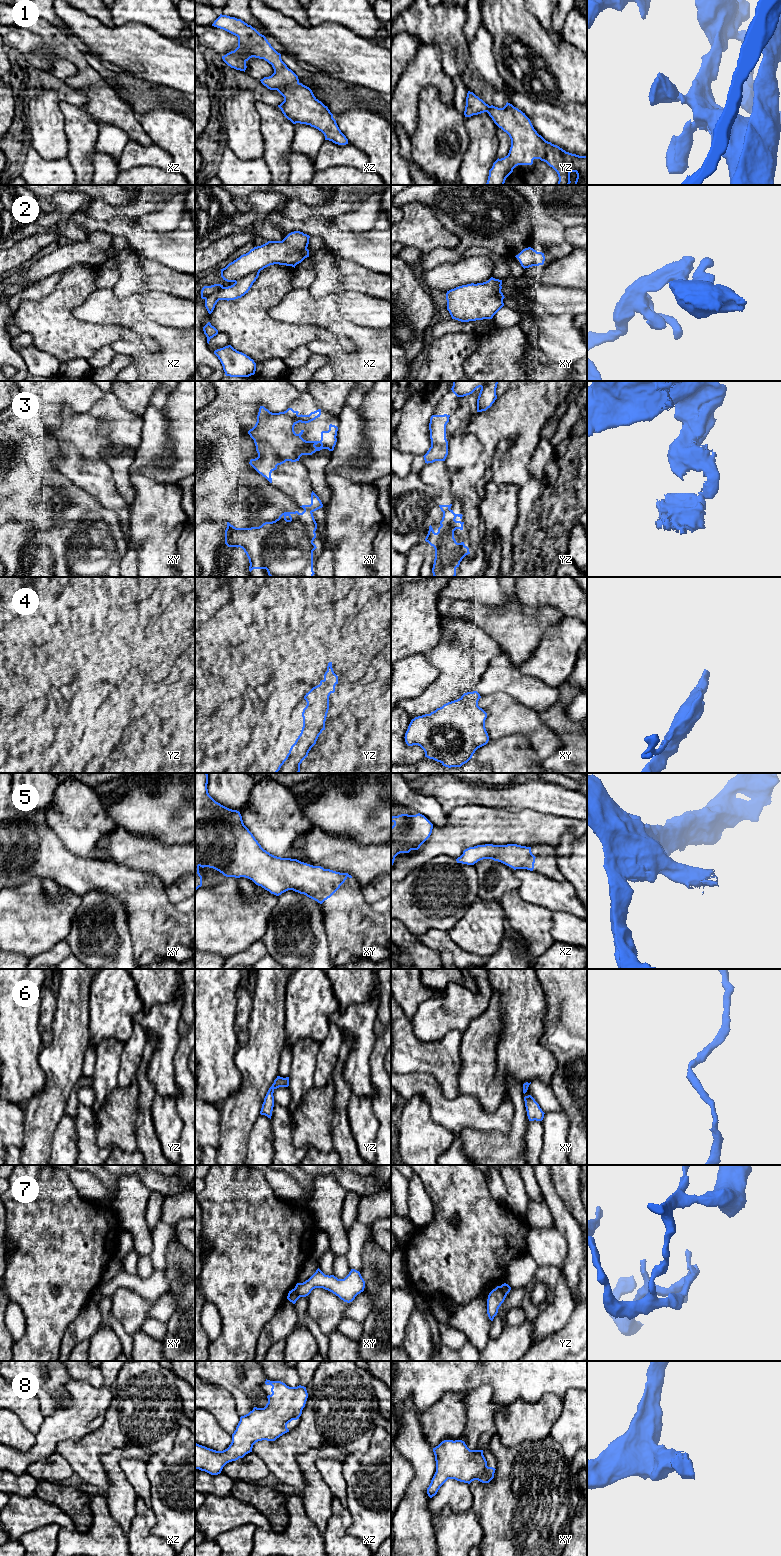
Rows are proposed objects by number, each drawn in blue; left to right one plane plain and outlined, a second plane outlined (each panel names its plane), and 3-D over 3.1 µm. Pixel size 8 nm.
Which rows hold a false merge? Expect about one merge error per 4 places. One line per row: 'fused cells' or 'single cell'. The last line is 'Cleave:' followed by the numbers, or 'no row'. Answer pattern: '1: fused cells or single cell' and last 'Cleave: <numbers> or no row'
1: single cell
2: fused cells
3: fused cells
4: single cell
5: single cell
6: single cell
7: fused cells
8: single cell
Cleave: 2, 3, 7

